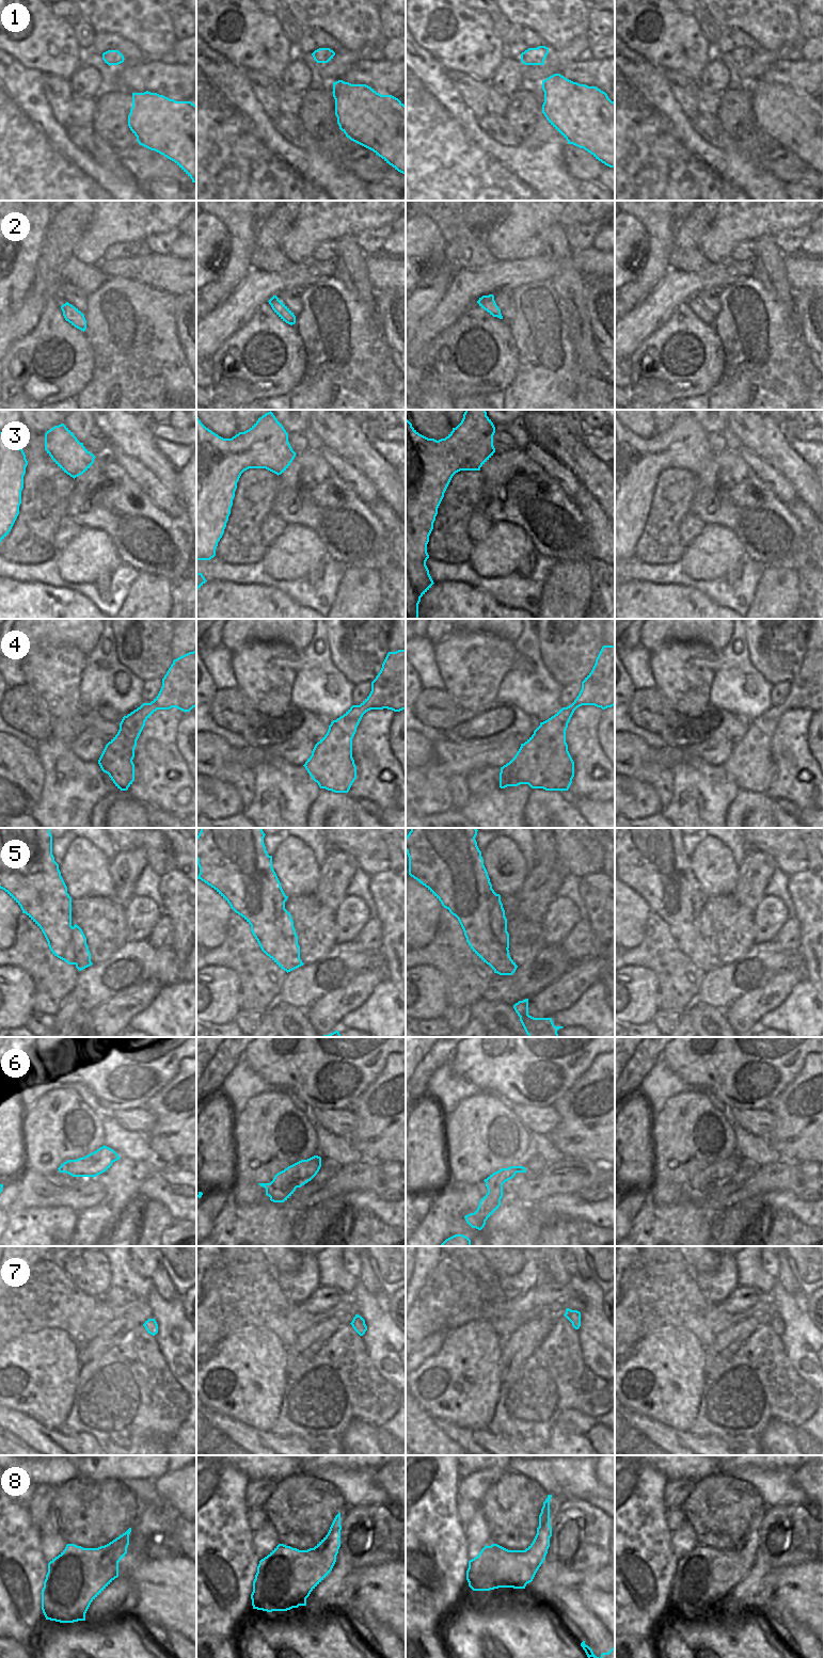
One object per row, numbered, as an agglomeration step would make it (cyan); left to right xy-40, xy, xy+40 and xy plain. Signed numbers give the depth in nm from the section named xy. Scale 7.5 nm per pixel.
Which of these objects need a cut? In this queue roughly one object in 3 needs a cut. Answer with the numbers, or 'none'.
5, 8

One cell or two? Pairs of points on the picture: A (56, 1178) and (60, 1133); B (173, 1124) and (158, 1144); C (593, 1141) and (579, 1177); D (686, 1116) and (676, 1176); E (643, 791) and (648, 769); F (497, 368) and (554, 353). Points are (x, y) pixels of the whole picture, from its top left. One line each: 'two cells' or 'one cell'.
A: two cells
B: two cells
C: two cells
D: one cell
E: two cells
F: two cells

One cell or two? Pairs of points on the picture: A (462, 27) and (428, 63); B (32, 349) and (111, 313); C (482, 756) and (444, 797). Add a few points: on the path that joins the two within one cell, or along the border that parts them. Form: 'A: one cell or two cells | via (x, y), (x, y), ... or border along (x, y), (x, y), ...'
A: two cells | border along (416, 43), (426, 49), (445, 69)
B: two cells | border along (83, 332), (94, 355)
C: one cell | via (469, 759), (462, 760), (443, 779), (443, 783)

